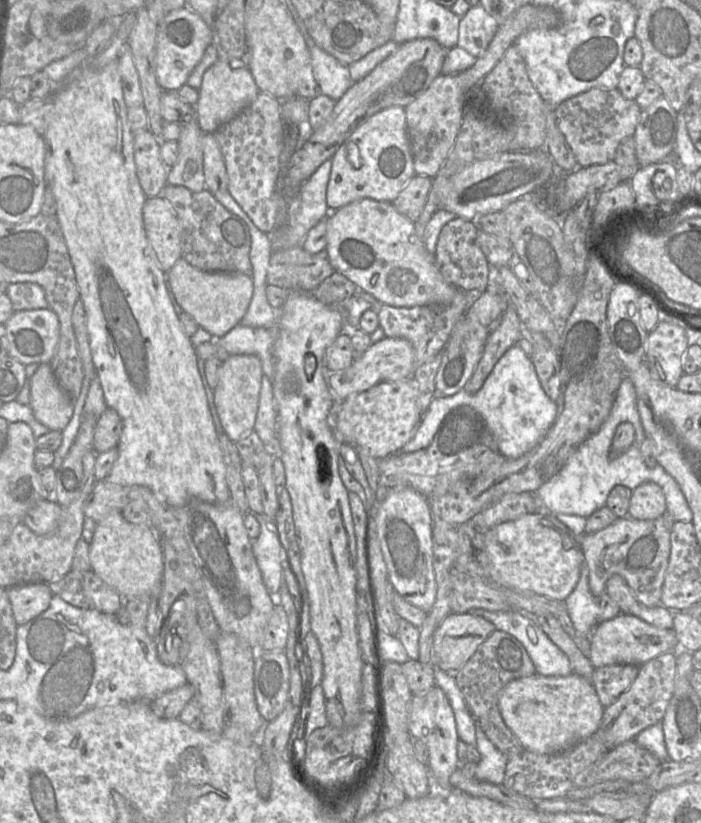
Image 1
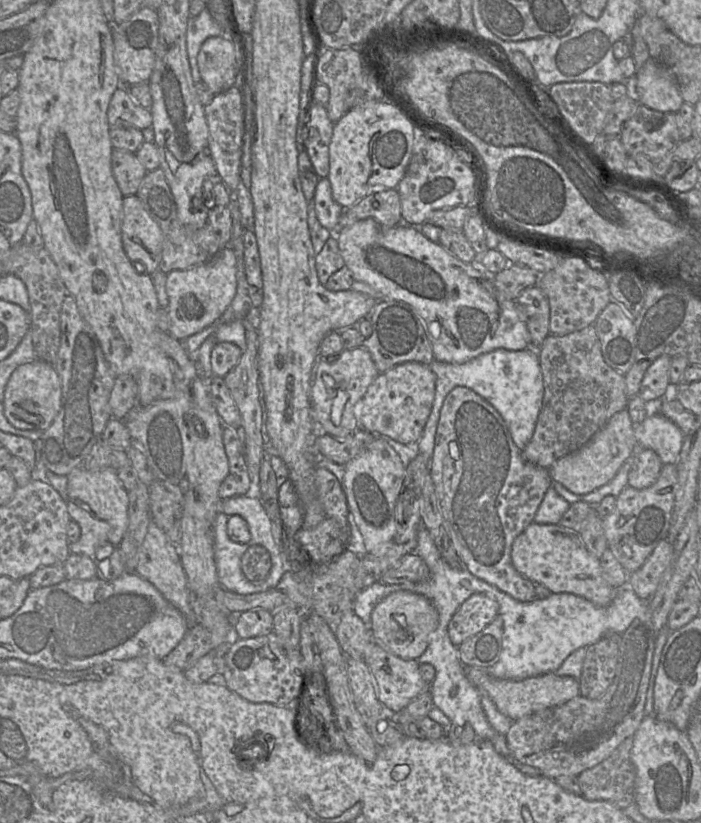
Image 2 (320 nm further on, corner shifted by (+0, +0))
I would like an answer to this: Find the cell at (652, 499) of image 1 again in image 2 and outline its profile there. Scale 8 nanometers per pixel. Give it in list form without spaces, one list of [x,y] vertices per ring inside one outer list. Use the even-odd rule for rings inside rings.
[[[637,448],[632,455],[628,486],[641,490],[652,486],[659,478],[663,463],[652,449]]]

